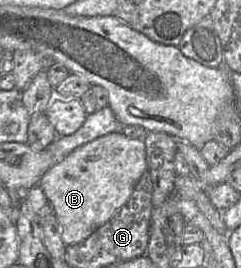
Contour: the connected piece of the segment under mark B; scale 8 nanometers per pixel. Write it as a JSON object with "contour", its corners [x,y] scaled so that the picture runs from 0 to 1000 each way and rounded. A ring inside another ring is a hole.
{"contour":[[[461,493],[303,560],[212,623],[170,664],[170,698],[220,772],[274,918],[365,888],[398,854],[448,828],[531,750],[589,649],[614,634],[606,549],[593,519],[539,519],[506,493]]]}

